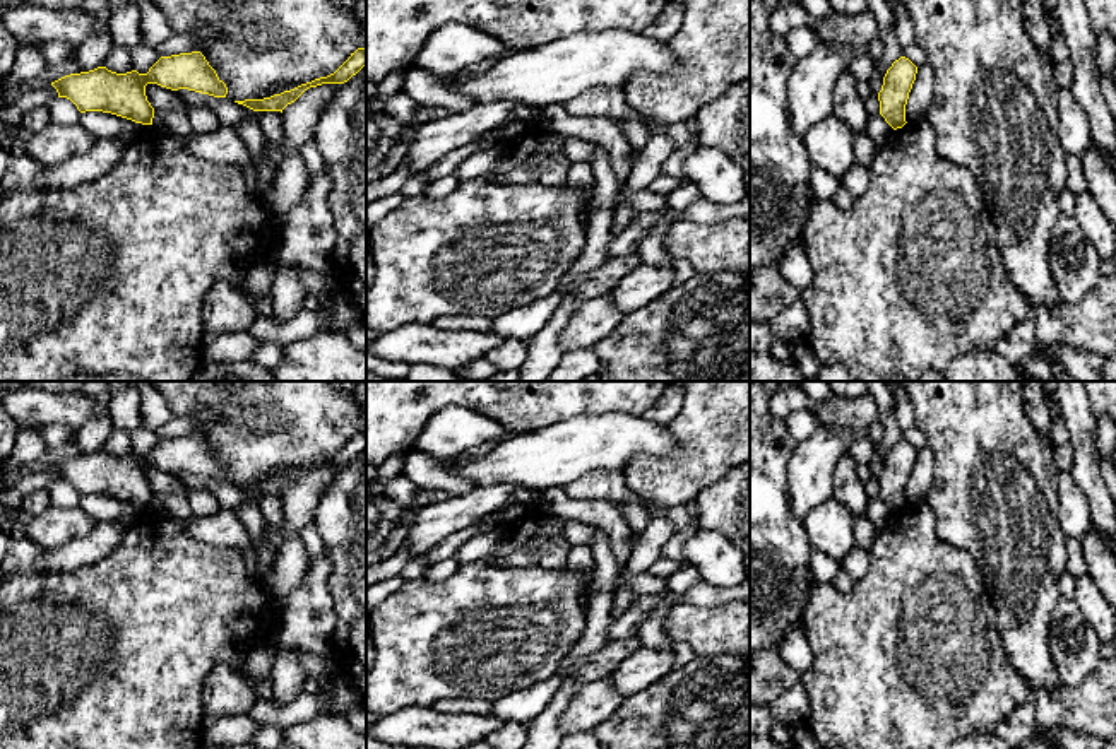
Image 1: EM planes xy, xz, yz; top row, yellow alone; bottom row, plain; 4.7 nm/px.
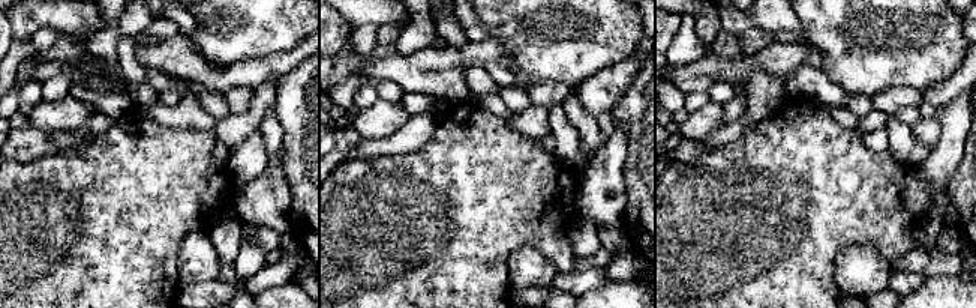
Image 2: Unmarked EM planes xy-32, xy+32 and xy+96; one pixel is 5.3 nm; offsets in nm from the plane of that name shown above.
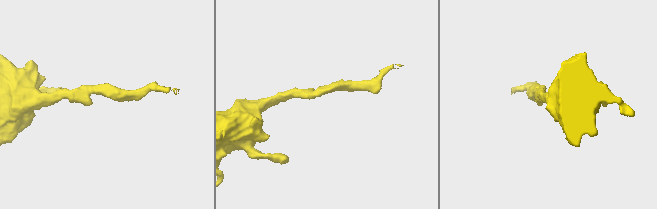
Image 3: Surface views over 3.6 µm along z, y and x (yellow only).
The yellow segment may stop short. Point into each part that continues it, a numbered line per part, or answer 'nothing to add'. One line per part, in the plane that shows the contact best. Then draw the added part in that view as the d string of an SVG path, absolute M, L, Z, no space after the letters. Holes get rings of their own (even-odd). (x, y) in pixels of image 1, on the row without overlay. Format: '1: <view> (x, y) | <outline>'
nothing to add

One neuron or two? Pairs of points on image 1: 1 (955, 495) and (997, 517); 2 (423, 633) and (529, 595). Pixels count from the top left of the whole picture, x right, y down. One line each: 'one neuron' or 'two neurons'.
1: one neuron
2: one neuron

